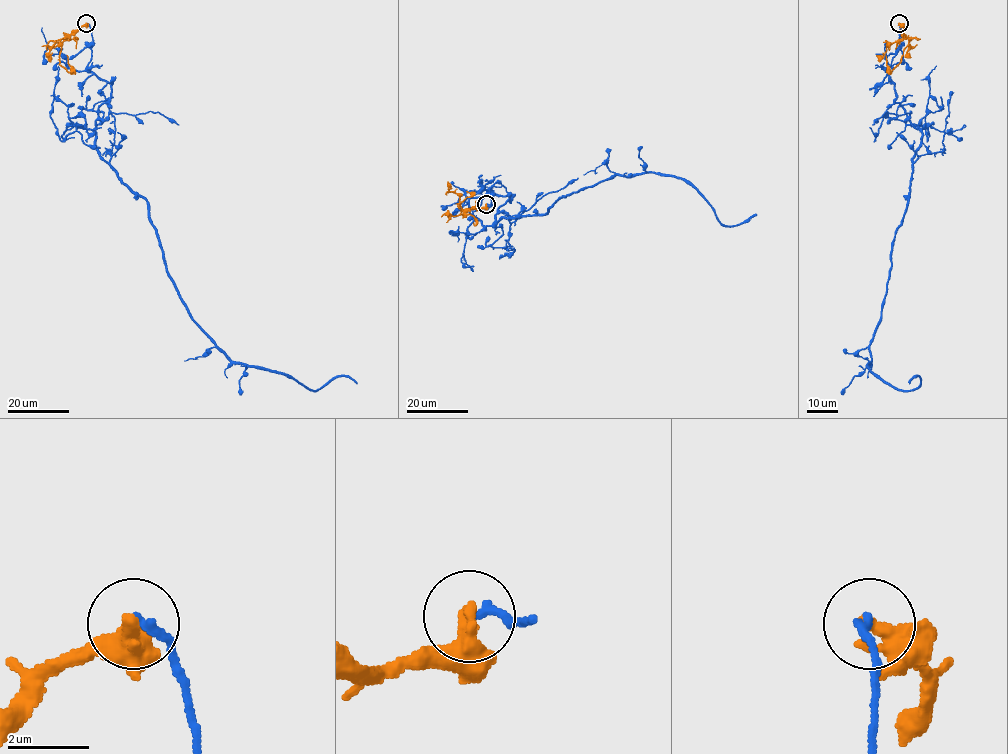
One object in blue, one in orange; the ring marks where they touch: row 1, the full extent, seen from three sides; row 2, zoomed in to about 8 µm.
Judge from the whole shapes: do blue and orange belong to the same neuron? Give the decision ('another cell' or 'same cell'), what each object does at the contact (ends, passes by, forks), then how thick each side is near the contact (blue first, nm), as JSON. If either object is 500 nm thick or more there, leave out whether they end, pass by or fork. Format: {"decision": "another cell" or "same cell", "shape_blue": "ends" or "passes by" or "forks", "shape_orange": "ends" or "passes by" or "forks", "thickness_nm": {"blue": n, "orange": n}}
{"decision": "another cell", "shape_blue": "ends", "shape_orange": "passes by", "thickness_nm": {"blue": 240, "orange": 320}}

